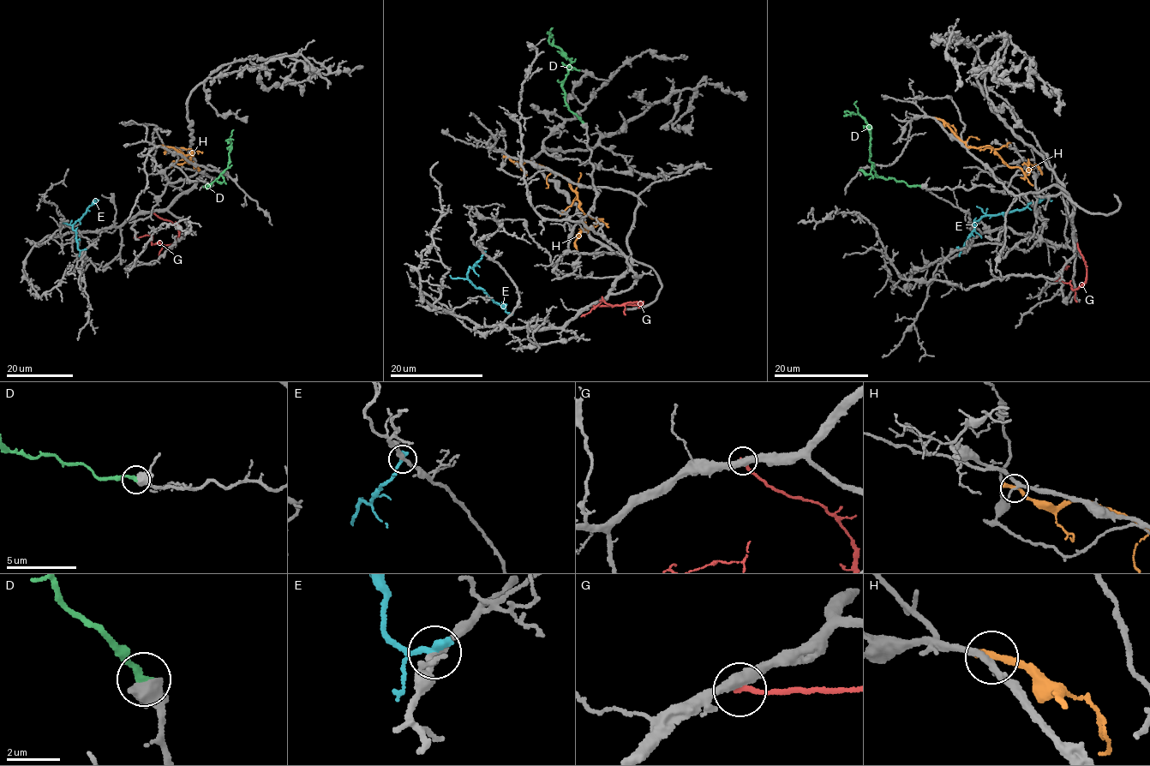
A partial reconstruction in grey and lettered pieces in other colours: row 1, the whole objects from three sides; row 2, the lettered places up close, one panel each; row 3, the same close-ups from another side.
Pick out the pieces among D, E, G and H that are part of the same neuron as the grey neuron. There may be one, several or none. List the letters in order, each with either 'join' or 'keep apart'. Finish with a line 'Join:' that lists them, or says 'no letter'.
D: join
E: keep apart
G: keep apart
H: keep apart
Join: D

